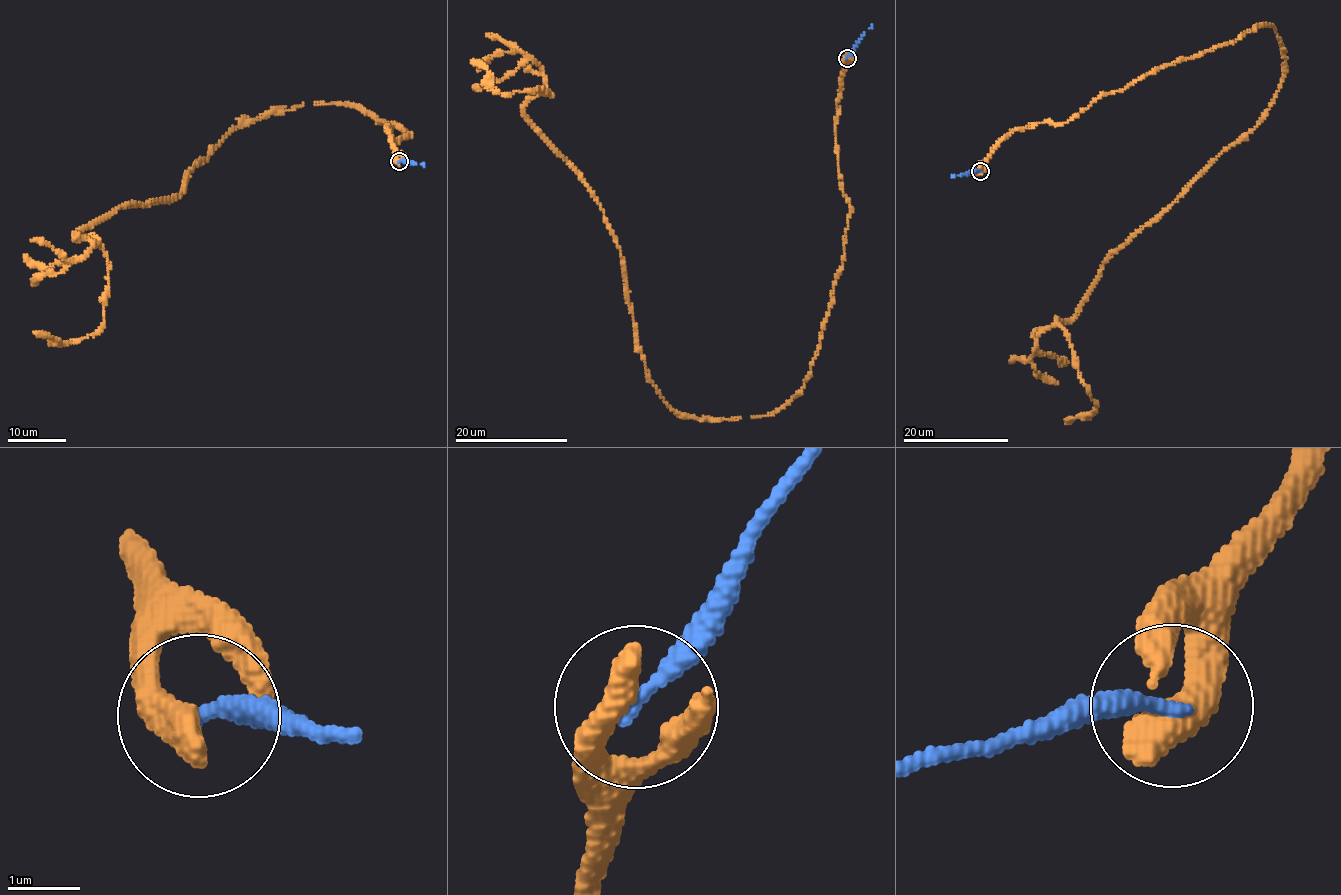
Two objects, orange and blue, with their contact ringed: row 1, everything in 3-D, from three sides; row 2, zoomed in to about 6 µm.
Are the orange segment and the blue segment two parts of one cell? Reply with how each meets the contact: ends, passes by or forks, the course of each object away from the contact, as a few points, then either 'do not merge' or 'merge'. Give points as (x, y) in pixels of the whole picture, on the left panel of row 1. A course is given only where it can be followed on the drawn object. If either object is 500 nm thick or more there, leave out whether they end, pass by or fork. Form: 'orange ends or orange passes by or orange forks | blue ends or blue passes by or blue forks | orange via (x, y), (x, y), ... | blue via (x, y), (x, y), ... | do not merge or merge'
orange via (398, 162), (358, 107), (268, 110), (75, 235), (99, 330), (34, 332) | blue via (399, 162), (401, 159), (423, 165) | do not merge

